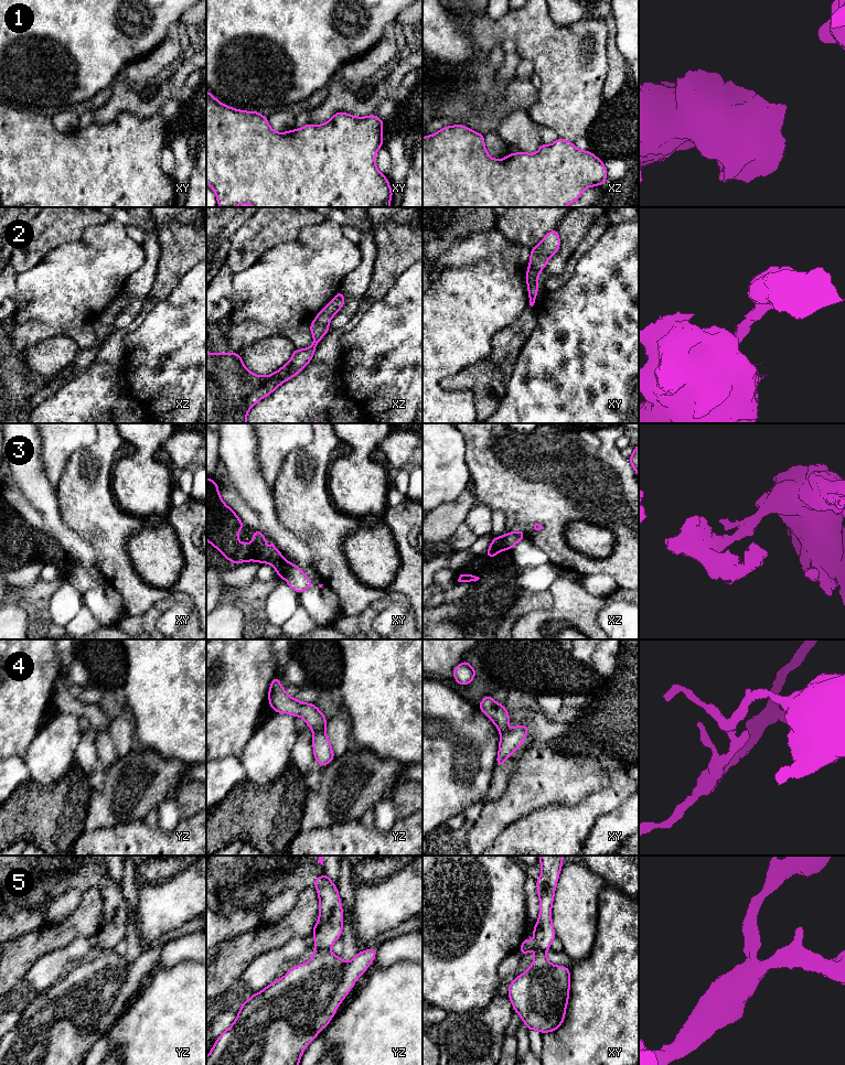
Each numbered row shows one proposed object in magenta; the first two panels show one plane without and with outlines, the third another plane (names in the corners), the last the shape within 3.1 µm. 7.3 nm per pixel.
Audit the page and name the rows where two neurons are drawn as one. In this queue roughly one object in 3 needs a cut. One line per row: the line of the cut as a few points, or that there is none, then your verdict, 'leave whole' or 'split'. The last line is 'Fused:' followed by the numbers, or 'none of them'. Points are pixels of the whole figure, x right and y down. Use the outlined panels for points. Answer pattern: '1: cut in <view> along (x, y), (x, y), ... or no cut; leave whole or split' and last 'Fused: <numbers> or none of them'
1: no cut; leave whole
2: cut in xz along (314, 320), (327, 325); split
3: cut in xy along (290, 563), (282, 577); split
4: cut in yz along (324, 730), (313, 732); split
5: cut in yz along (329, 948), (319, 948), (317, 950); split
Fused: 2, 3, 4, 5

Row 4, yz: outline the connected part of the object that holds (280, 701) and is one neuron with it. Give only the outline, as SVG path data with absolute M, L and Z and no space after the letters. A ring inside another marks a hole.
M277 676L270 682L268 701L275 712L301 717L313 732L325 731L328 720L318 707L314 703L298 701L289 696Z

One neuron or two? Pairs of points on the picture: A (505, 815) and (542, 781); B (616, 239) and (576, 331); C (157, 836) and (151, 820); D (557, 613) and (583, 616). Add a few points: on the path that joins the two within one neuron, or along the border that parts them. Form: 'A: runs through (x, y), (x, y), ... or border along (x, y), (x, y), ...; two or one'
A: runs through (514, 806), (533, 787); one
B: runs through (616, 262), (609, 275), (609, 298), (599, 308); one
C: border along (143, 820), (149, 826), (157, 828); two
D: runs through (564, 613), (576, 613); one

